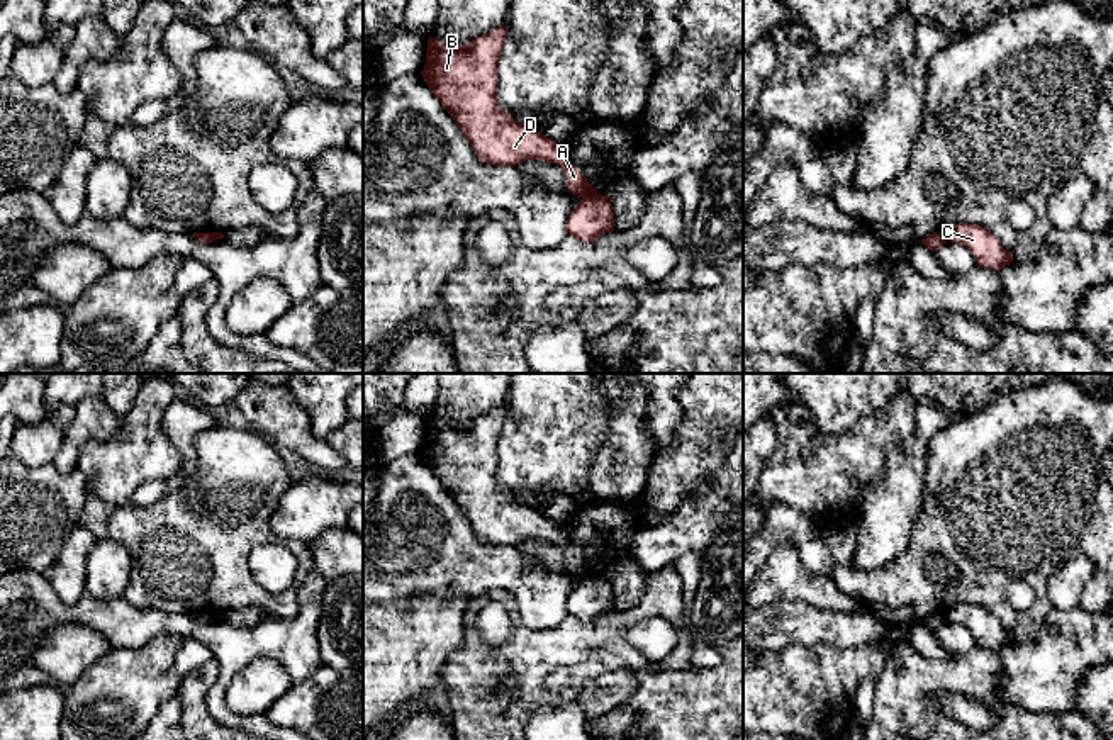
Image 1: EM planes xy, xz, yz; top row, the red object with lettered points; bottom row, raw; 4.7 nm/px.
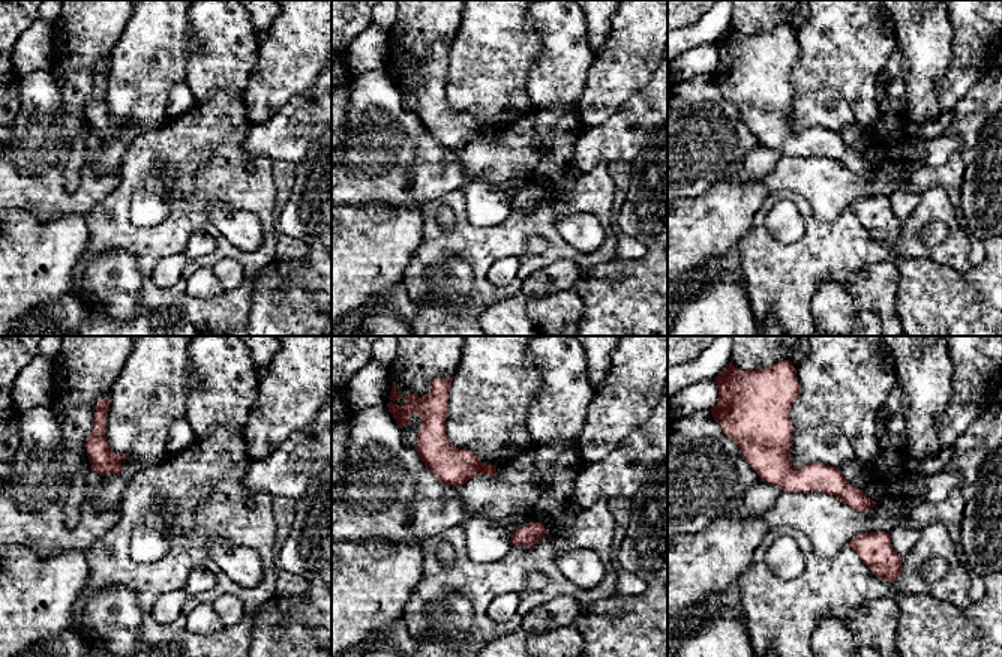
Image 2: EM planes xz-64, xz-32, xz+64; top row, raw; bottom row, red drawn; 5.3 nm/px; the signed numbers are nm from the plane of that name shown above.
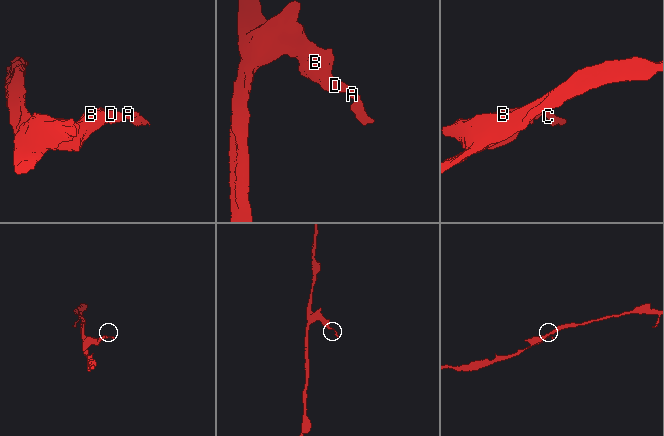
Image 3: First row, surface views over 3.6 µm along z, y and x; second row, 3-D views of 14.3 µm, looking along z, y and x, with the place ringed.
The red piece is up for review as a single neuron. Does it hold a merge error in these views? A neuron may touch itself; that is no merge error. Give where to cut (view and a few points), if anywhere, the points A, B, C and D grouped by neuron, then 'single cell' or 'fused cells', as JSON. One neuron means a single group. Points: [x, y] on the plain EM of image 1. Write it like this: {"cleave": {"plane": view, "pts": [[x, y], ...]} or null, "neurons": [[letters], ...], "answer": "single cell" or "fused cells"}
{"cleave": {"plane": "xz", "pts": [[596, 572], [582, 577]]}, "neurons": [["A", "B", "D"], ["C"]], "answer": "fused cells"}

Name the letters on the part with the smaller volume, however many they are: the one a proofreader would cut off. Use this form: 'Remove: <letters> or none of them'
Remove: C

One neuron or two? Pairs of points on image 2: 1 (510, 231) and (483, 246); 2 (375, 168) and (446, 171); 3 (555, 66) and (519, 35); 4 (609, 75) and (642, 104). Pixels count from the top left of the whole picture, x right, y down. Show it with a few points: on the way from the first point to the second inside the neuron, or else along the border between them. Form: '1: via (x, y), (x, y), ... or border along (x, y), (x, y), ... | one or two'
1: via (504, 237), (489, 245) | one
2: via (393, 168), (428, 171) | one
3: border along (533, 20), (542, 53), (531, 63), (527, 87) | two
4: border along (651, 77), (608, 119) | two

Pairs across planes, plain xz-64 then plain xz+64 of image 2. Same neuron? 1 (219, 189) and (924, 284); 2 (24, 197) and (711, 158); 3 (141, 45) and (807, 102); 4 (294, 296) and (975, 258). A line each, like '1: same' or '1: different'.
1: different
2: same
3: different
4: different

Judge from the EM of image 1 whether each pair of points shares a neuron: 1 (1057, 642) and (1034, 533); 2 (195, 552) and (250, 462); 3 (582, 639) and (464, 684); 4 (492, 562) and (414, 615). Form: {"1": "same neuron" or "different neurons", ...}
{"1": "different neurons", "2": "same neuron", "3": "same neuron", "4": "different neurons"}

